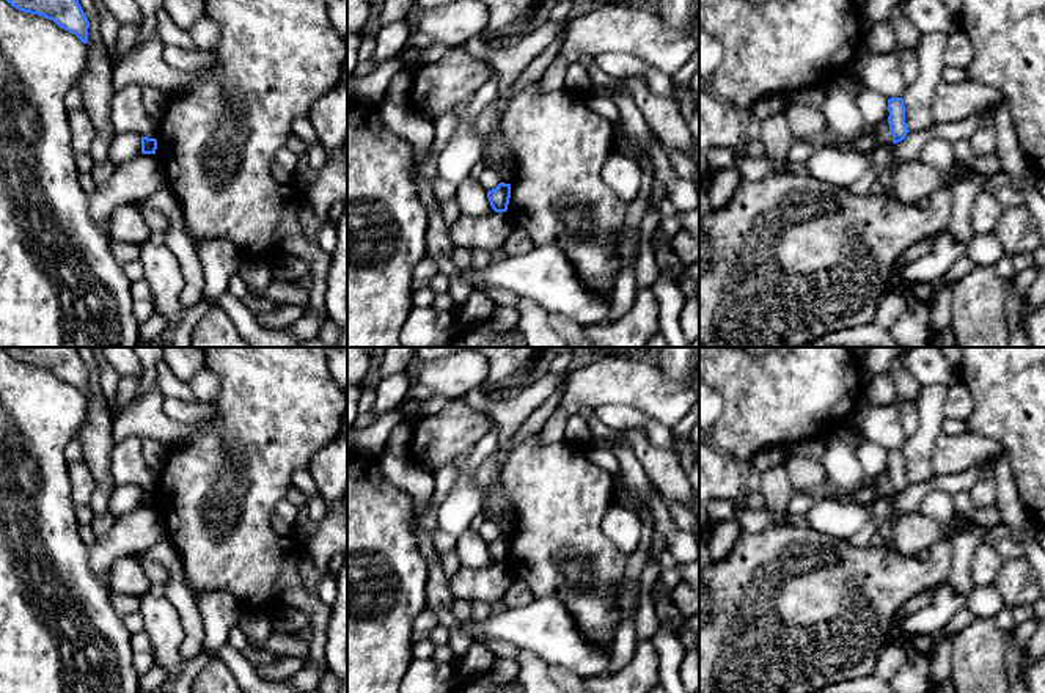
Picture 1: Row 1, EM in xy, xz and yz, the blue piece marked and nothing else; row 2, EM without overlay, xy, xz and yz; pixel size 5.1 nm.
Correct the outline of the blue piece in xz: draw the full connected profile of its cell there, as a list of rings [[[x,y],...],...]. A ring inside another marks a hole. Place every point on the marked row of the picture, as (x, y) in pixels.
[[[500,182],[487,192],[487,198],[495,212],[506,212],[511,198],[511,184]]]

